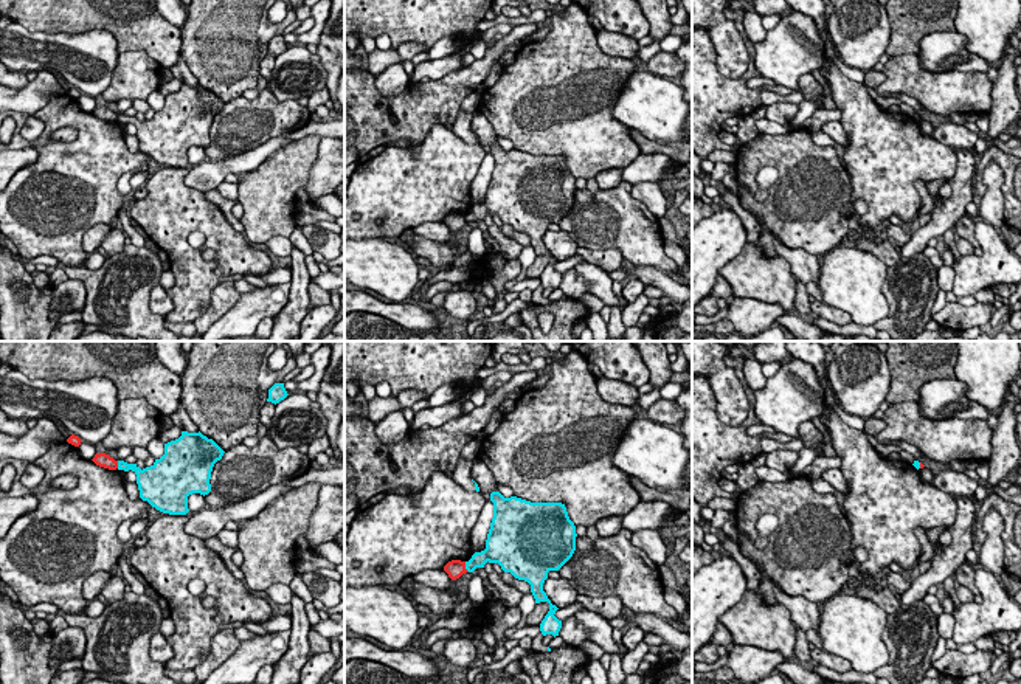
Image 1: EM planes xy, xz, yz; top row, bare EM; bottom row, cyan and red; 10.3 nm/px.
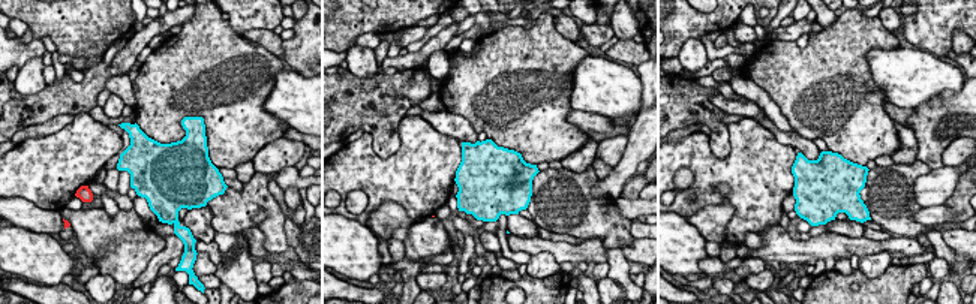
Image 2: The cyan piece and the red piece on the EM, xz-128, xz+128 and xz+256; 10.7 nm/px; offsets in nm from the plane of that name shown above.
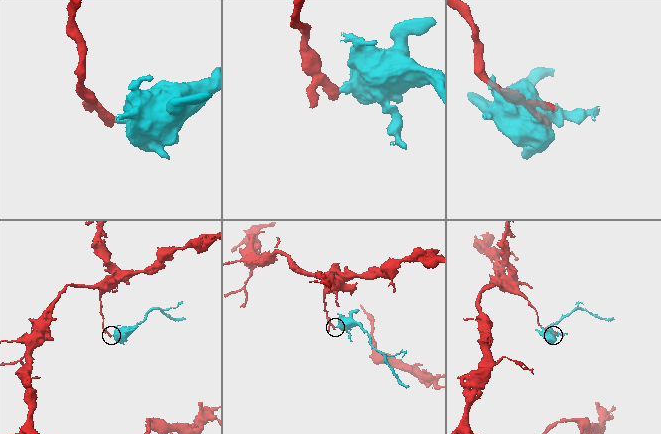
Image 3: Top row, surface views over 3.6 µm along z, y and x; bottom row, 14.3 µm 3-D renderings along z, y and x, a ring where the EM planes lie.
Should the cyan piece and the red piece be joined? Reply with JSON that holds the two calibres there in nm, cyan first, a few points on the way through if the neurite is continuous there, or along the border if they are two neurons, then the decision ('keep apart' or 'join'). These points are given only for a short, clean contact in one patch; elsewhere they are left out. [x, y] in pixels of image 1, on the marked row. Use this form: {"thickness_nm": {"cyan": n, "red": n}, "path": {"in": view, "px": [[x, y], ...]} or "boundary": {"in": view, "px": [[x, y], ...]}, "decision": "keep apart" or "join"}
{"thickness_nm": {"cyan": 160, "red": 190}, "boundary": {"in": "xz", "px": [[464, 562], [469, 571]]}, "decision": "keep apart"}

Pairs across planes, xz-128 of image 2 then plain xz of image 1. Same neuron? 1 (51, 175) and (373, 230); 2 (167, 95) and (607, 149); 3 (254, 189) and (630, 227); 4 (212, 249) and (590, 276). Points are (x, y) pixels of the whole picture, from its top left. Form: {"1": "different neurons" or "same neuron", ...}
{"1": "same neuron", "2": "same neuron", "3": "same neuron", "4": "same neuron"}

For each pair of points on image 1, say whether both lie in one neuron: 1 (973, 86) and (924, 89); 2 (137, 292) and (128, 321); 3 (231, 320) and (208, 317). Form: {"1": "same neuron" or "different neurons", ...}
{"1": "same neuron", "2": "same neuron", "3": "different neurons"}

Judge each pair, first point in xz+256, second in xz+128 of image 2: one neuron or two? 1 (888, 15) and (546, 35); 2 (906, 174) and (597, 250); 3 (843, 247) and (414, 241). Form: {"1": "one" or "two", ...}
{"1": "two", "2": "two", "3": "one"}

